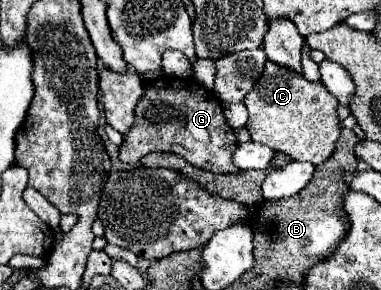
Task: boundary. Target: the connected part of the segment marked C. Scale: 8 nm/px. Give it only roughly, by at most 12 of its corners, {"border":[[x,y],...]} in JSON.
{"border":[[266,62],[246,94],[254,142],[322,164],[338,100]]}

